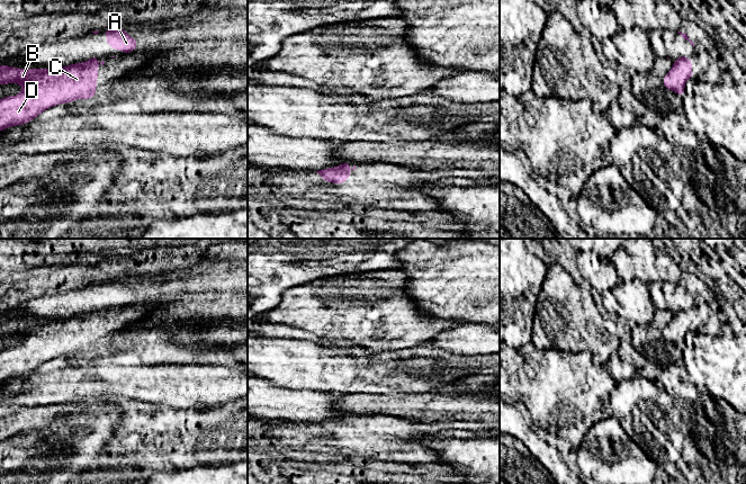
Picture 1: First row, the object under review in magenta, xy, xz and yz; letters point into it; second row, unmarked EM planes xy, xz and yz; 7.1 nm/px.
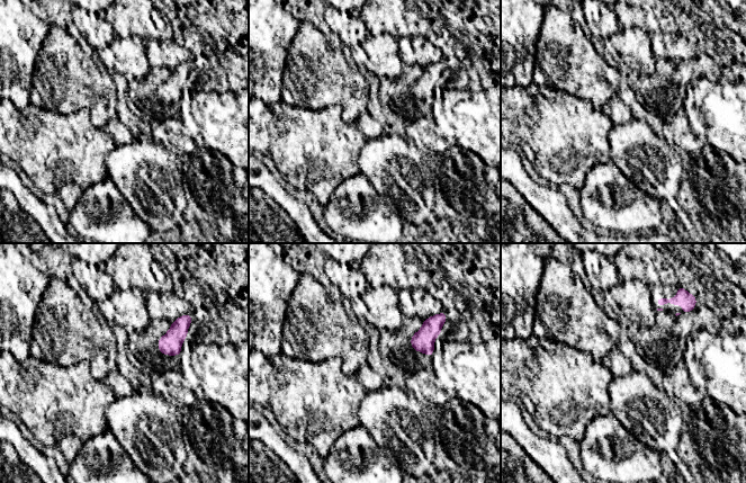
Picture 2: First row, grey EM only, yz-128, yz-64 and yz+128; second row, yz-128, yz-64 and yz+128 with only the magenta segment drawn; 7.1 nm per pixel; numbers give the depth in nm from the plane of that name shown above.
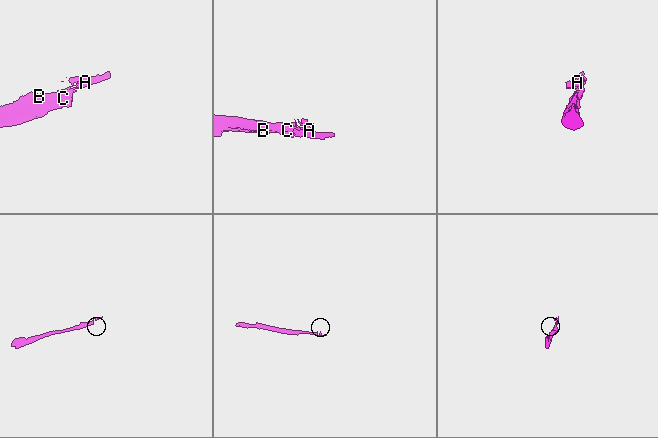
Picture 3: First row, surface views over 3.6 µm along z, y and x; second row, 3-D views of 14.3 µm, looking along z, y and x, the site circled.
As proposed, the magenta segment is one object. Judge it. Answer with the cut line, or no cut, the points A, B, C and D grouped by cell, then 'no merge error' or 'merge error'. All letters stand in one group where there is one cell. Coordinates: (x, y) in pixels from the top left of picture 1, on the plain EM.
yz (688, 310), (681, 310), (676, 313) | A / B C D | merge error

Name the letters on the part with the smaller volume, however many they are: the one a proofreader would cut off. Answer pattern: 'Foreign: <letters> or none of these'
Foreign: A

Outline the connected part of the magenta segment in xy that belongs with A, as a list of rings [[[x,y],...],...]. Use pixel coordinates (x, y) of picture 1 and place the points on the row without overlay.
[[[106,281],[104,284],[107,289],[107,295],[110,299],[123,303],[124,306],[133,304],[137,299],[137,293],[129,289],[125,281]]]

